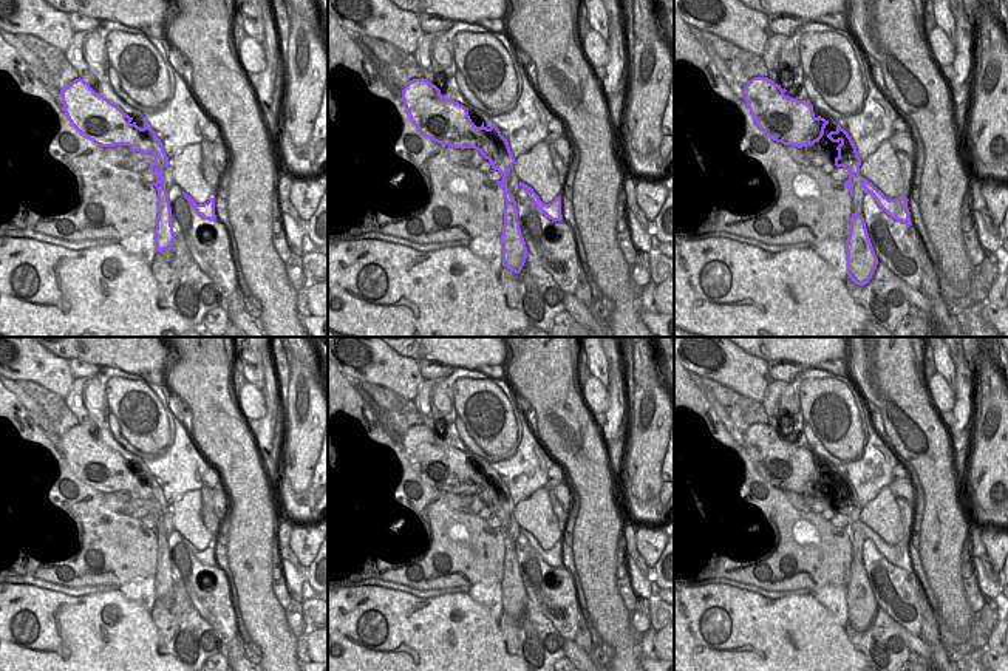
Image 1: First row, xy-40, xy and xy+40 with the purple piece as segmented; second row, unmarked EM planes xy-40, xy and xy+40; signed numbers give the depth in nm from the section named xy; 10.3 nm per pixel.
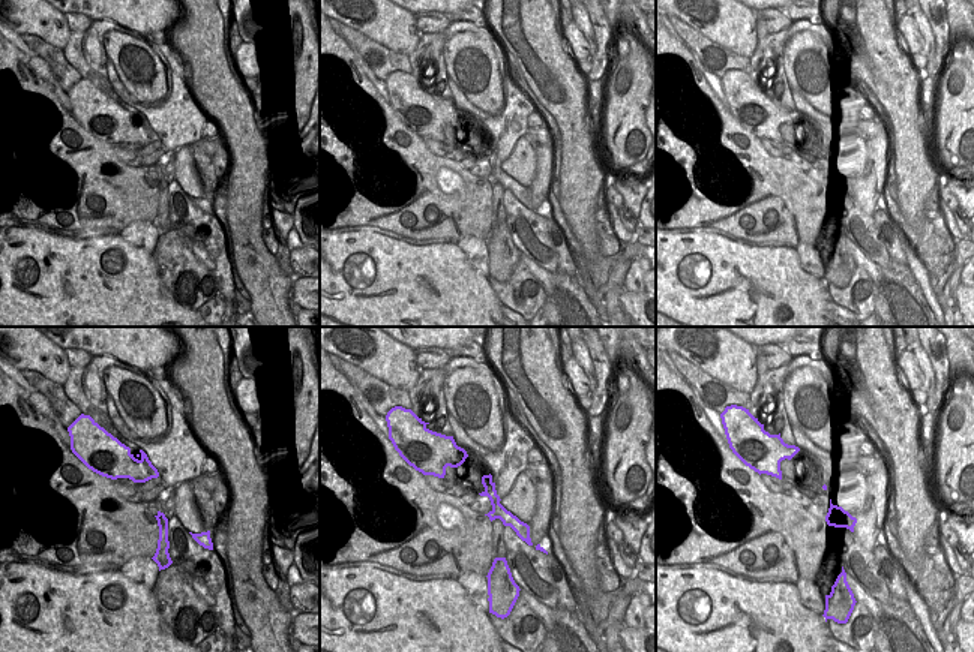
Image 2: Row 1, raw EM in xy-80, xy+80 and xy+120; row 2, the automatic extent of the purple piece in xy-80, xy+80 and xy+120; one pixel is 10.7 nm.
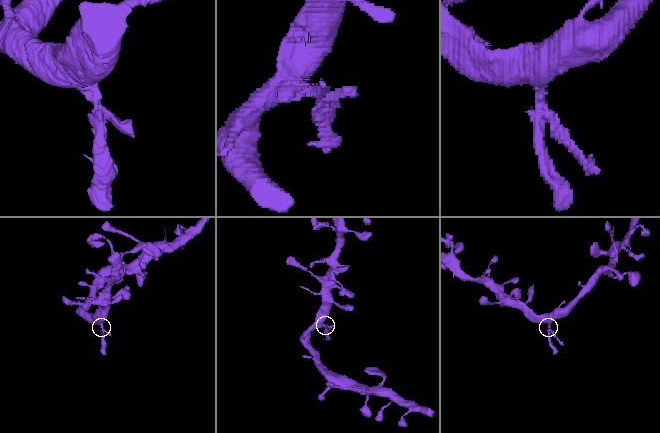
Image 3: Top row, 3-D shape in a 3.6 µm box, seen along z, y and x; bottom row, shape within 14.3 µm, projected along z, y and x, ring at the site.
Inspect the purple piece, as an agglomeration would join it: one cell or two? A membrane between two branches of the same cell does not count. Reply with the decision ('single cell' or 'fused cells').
fused cells

